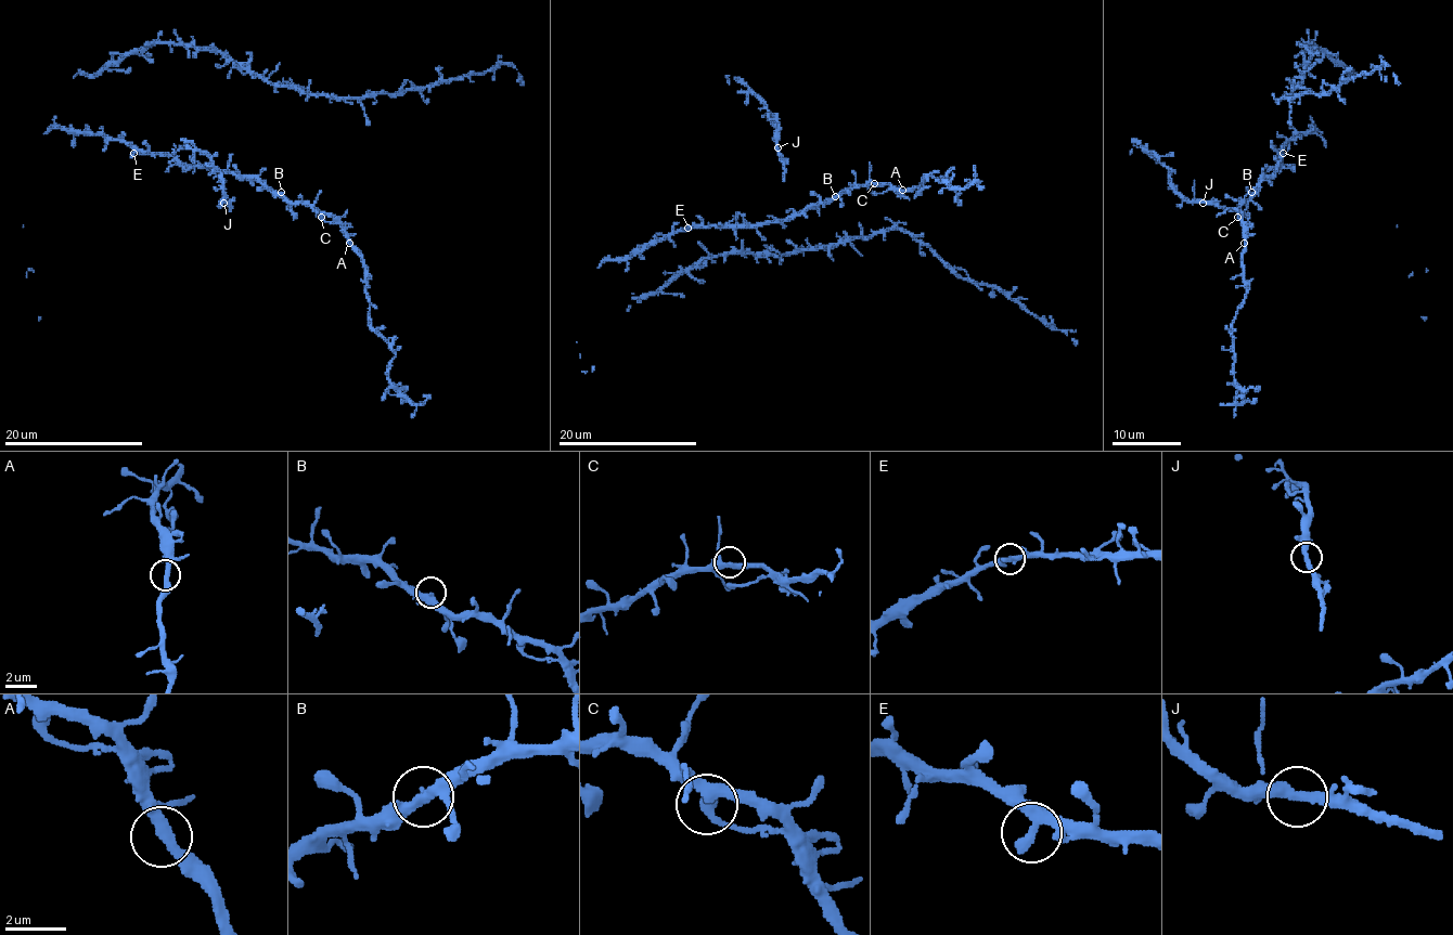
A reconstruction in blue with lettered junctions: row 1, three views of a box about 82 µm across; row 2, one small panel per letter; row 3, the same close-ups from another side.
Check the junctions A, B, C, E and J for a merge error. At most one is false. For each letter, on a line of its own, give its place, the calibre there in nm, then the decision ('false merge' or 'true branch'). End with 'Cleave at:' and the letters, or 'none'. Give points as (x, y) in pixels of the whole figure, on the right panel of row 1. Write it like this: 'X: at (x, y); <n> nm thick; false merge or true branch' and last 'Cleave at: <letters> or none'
A: at (1244, 243); 340 nm thick; true branch
B: at (1251, 192); 380 nm thick; true branch
C: at (1237, 217); 340 nm thick; true branch
E: at (1283, 153); 360 nm thick; true branch
J: at (1203, 203); 360 nm thick; true branch
Cleave at: none

